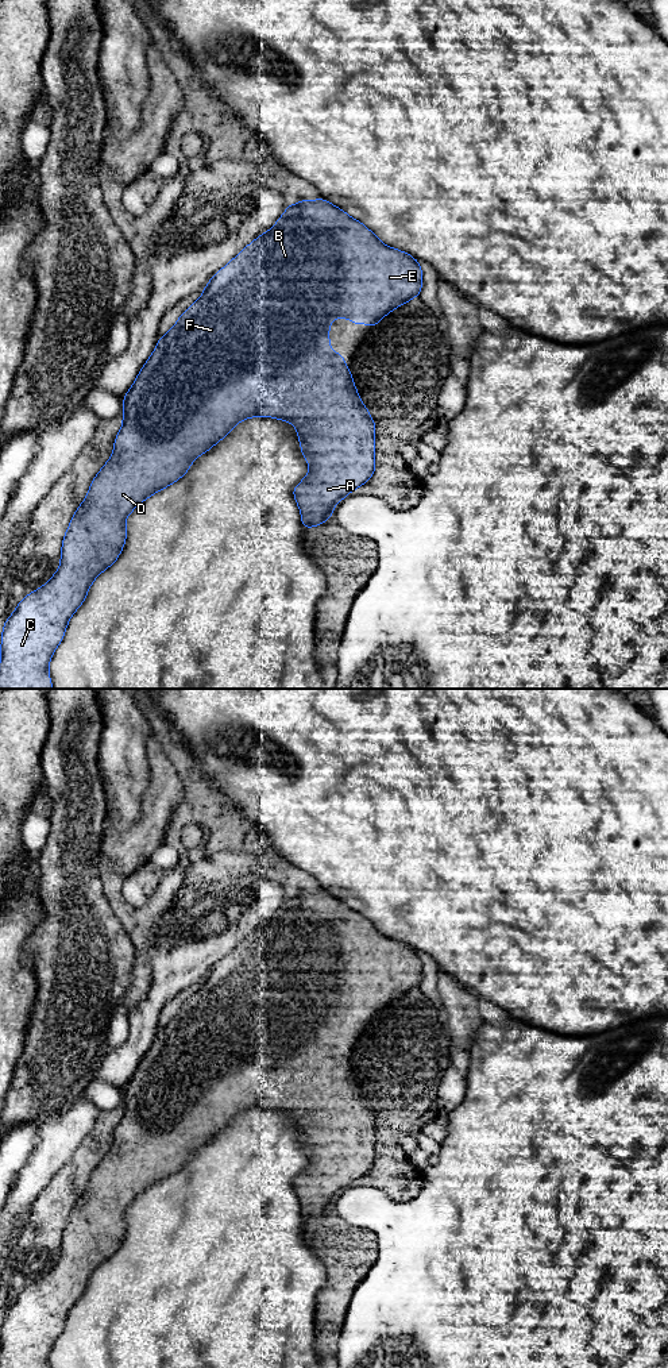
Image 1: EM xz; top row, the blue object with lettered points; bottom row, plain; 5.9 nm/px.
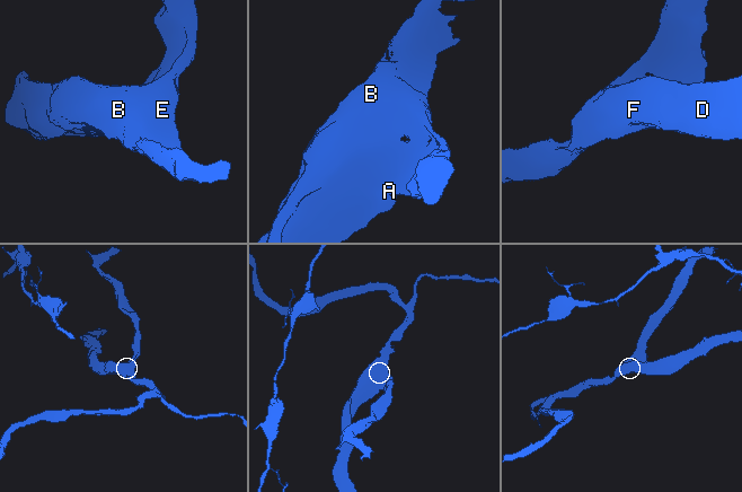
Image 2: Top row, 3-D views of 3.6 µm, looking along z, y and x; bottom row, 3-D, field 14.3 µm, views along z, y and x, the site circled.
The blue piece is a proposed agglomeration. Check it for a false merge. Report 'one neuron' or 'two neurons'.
one neuron

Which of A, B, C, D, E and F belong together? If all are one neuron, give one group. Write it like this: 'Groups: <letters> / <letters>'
Groups: A B C D E F

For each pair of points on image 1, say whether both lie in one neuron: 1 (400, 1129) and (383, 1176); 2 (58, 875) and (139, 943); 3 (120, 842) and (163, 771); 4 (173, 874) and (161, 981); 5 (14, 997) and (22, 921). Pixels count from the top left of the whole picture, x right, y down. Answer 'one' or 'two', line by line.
1: one
2: two
3: one
4: two
5: one

